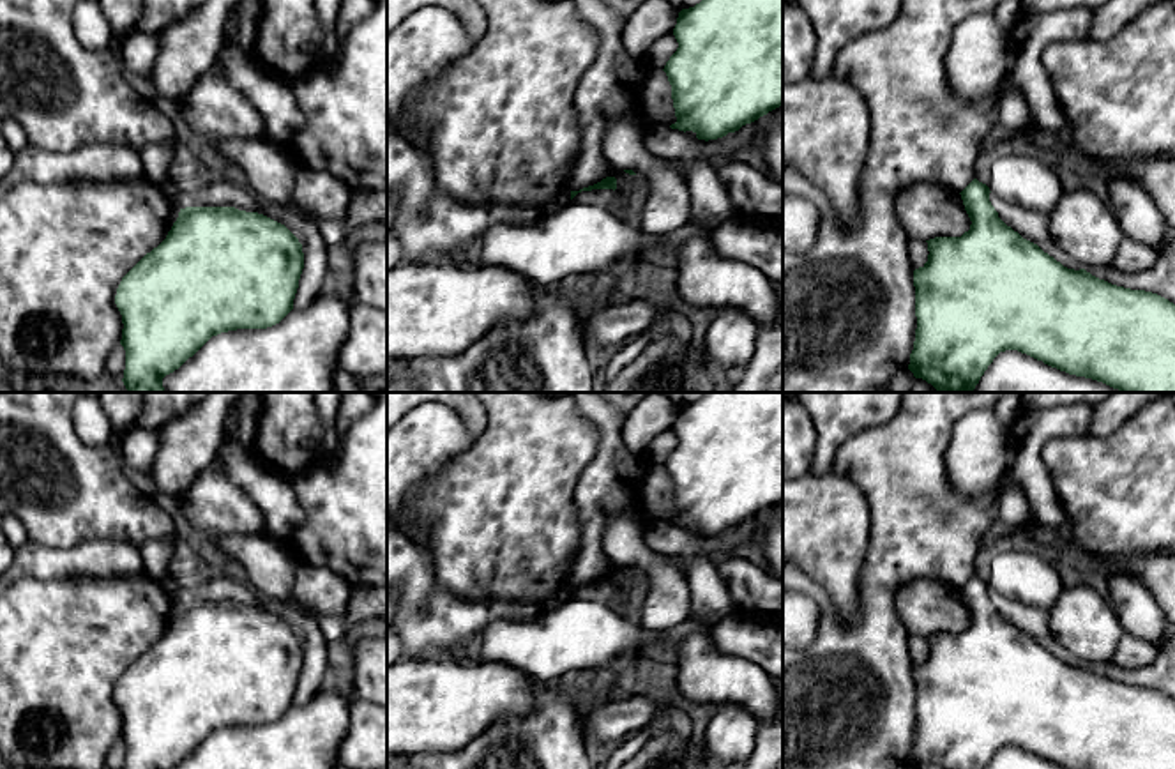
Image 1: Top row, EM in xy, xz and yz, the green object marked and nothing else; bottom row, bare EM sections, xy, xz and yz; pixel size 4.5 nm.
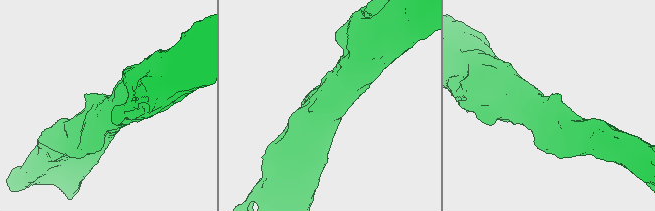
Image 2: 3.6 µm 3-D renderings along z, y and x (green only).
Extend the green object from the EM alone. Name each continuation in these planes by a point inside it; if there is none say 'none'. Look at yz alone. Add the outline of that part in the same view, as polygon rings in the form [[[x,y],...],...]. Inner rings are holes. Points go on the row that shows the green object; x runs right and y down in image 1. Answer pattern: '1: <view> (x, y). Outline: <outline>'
none

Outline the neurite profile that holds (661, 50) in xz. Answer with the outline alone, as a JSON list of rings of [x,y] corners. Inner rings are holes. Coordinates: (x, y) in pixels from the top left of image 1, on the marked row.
[[[668,34],[661,39],[657,39],[650,49],[647,51],[645,60],[654,67],[654,69],[664,69],[666,62],[670,57],[677,51],[678,42],[673,34]]]

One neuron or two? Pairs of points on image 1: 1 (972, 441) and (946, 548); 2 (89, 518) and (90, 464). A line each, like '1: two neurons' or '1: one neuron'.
1: two neurons
2: one neuron

